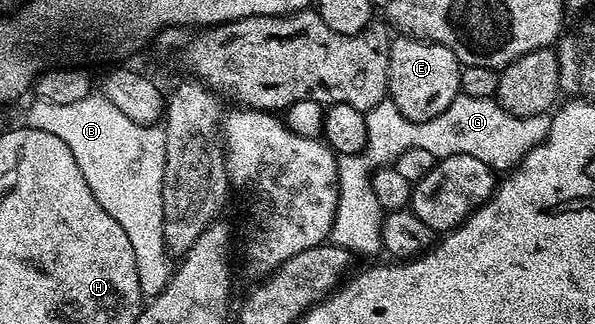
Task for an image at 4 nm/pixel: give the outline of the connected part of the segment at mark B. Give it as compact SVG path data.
M102 96L77 100L74 104L33 102L27 110L26 125L65 140L65 148L73 152L73 160L77 160L77 168L81 168L89 192L93 192L97 204L125 228L125 236L129 236L129 244L133 244L137 284L144 299L155 298L171 281L173 273L173 258L163 235L164 127L135 124L121 108L113 108Z

